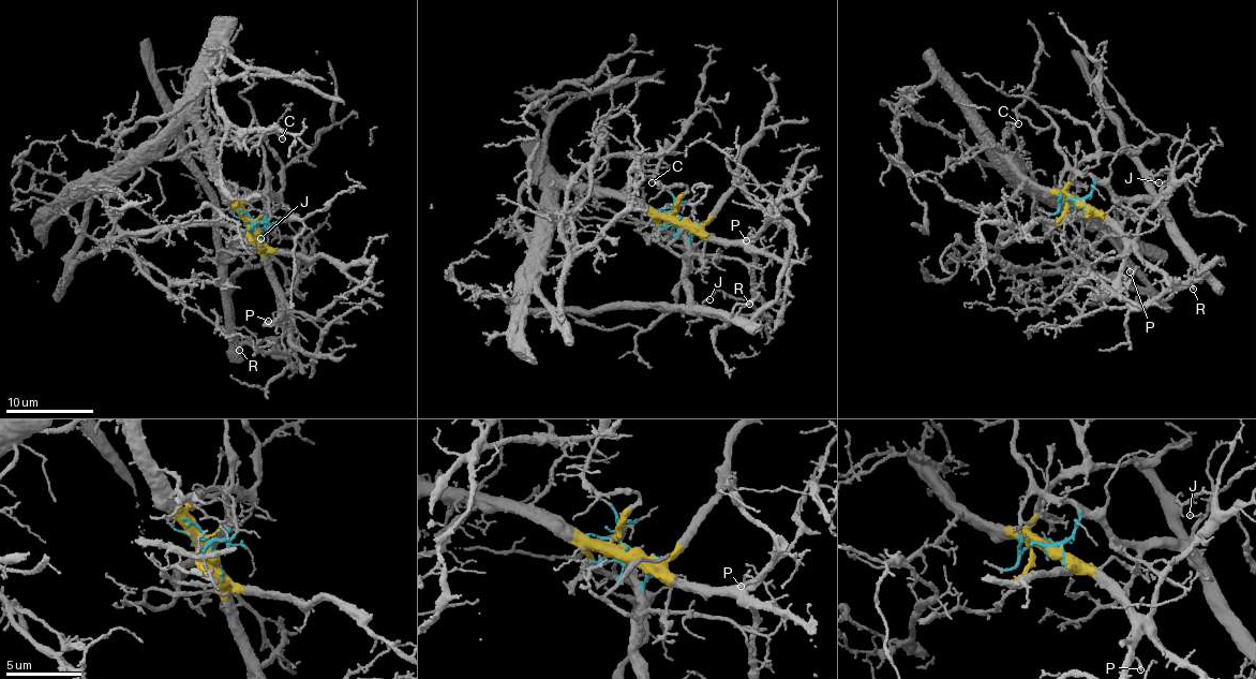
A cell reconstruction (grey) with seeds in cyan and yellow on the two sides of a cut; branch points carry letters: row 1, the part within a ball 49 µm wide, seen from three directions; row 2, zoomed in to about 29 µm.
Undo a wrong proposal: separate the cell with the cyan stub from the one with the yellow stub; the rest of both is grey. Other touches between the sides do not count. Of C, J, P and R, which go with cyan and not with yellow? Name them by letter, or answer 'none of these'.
J, R

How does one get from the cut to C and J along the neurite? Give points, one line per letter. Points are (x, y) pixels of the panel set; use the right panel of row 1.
C: (1075, 204), (1019, 173), (1013, 158), (1020, 143), (1007, 124), (1018, 123)
J: (1075, 204), (1096, 183), (1110, 186), (1116, 195), (1147, 201), (1160, 196), (1164, 182), (1157, 182)

